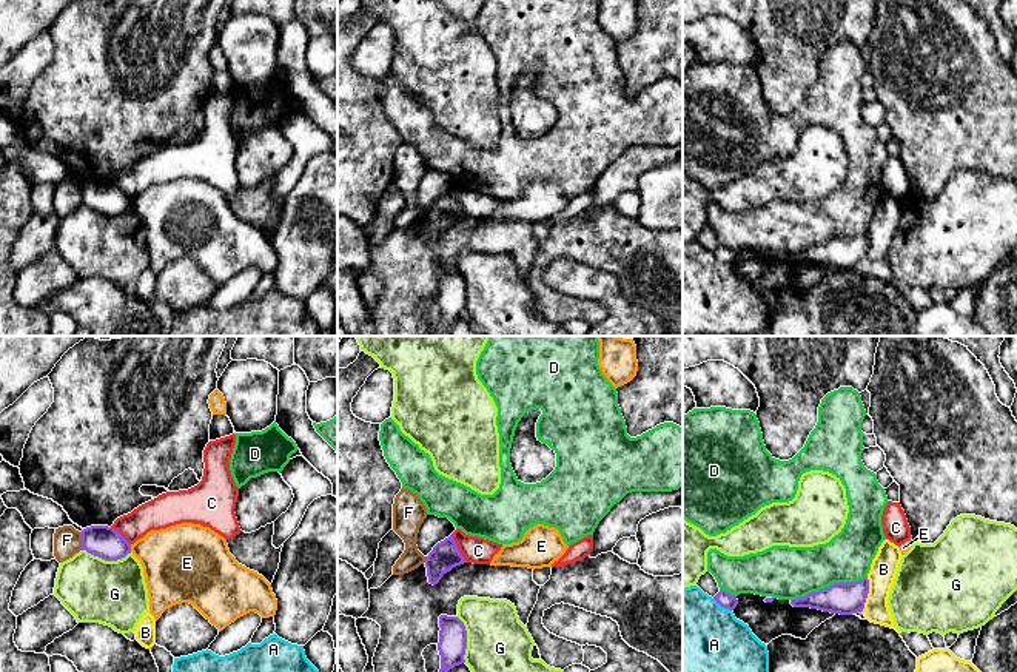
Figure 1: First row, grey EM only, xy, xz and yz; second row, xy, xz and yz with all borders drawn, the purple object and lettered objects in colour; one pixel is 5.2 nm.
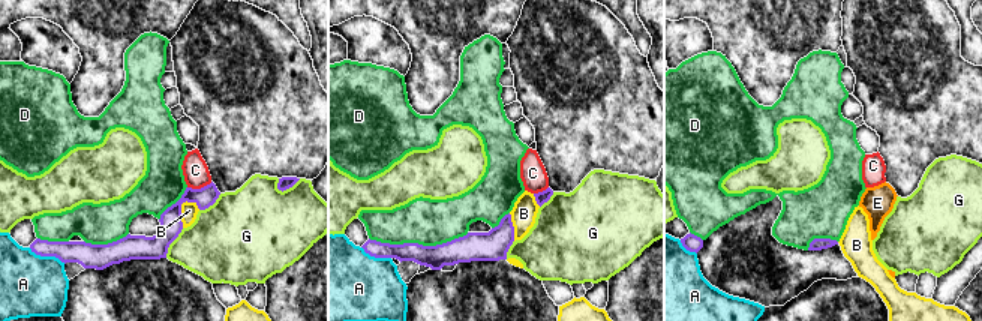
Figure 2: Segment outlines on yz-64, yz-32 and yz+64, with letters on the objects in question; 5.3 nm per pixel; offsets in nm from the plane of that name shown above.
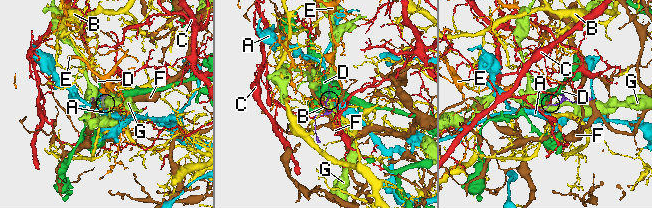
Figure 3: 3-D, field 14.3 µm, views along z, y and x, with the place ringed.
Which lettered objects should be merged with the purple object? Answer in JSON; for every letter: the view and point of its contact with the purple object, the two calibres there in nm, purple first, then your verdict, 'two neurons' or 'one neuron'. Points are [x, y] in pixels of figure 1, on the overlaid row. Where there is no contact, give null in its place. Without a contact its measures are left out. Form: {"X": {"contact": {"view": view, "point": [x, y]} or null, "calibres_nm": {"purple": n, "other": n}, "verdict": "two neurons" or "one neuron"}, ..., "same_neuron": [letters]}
{"A": {"contact": {"view": "yz", "point": [721, 606]}, "calibres_nm": {"purple": 80, "other": 440}, "verdict": "two neurons"}, "B": {"contact": {"view": "yz", "point": [868, 592]}, "calibres_nm": {"purple": 170, "other": 140}, "verdict": "two neurons"}, "C": {"contact": {"view": "xz", "point": [456, 547]}, "calibres_nm": {"purple": 150, "other": 140}, "verdict": "two neurons"}, "D": {"contact": {"view": "yz", "point": [829, 586]}, "calibres_nm": {"purple": 170, "other": 280}, "verdict": "two neurons"}, "E": {"contact": {"view": "xy", "point": [130, 547]}, "calibres_nm": {"purple": 170, "other": 360}, "verdict": "two neurons"}, "F": {"contact": {"view": "xy", "point": [82, 541]}, "calibres_nm": {"purple": 170, "other": 140}, "verdict": "two neurons"}, "G": {"contact": {"view": "xy", "point": [107, 560]}, "calibres_nm": {"purple": 170, "other": 340}, "verdict": "two neurons"}, "same_neuron": []}

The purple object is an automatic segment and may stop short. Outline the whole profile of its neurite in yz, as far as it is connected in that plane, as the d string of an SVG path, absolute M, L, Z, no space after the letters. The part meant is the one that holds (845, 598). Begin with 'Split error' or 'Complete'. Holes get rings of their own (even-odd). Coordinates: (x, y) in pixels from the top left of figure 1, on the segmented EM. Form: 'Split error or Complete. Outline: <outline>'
Complete. Outline: M868 576L854 583L834 583L803 598L790 600L794 607L811 607L823 612L852 615L863 612L869 593Z

